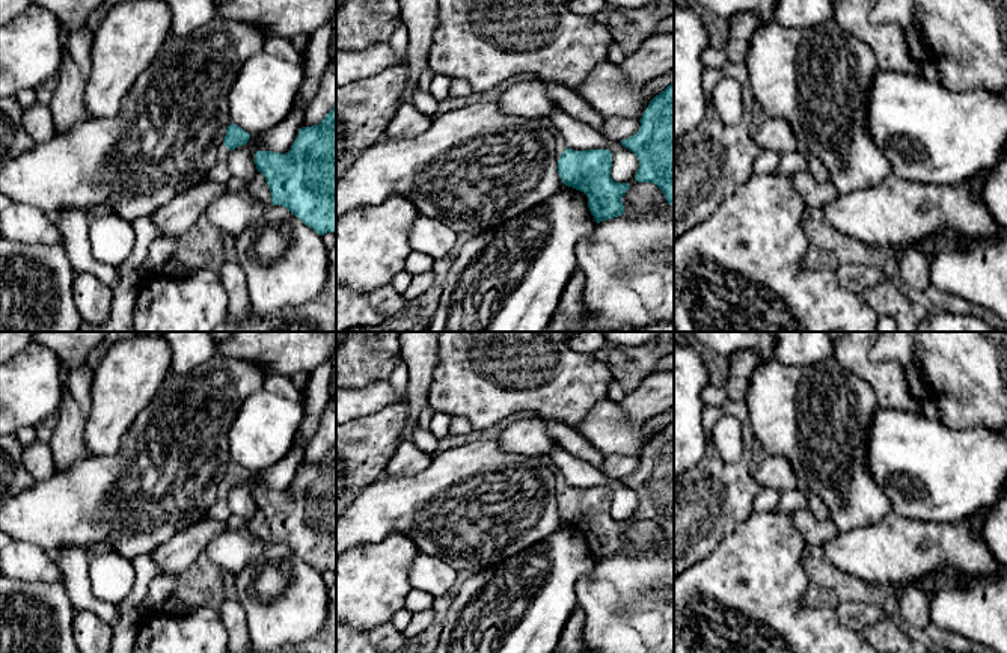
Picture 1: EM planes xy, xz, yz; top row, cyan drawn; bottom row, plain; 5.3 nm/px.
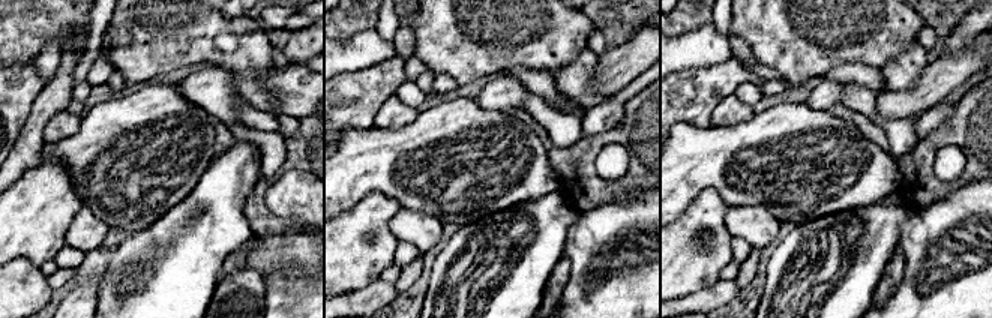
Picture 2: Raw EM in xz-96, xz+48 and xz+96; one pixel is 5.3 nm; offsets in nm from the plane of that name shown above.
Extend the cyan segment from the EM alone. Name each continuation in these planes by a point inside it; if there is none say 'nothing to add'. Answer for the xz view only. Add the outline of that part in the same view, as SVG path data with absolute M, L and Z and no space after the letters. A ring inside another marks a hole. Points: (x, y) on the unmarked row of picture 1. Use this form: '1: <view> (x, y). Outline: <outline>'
1: xz (561, 483). Outline: M556 469L556 496L567 487L567 481L559 469Z

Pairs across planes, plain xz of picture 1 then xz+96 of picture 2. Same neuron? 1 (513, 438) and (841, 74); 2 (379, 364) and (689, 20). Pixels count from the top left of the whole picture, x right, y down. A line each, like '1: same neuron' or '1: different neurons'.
1: different neurons
2: same neuron

